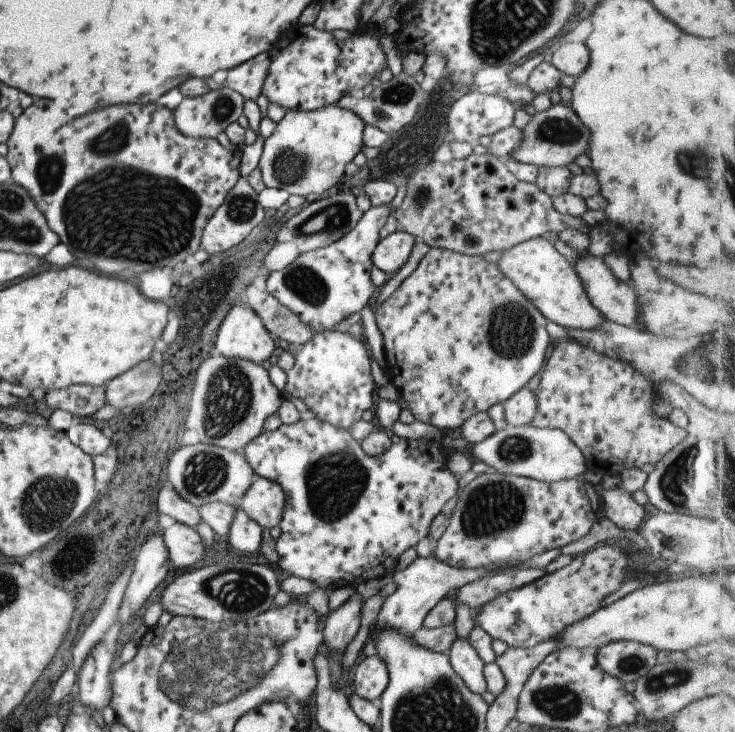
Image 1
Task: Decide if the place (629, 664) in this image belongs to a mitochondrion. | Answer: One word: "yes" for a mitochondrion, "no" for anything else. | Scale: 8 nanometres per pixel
yes

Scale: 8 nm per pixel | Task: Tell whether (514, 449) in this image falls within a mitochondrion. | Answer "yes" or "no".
yes

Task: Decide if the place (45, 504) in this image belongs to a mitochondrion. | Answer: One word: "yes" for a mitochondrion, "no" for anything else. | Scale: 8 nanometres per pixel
yes

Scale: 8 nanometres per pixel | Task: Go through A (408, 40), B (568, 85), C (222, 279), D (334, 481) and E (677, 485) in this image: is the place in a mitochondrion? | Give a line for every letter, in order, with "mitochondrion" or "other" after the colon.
A: other
B: other
C: other
D: mitochondrion
E: mitochondrion

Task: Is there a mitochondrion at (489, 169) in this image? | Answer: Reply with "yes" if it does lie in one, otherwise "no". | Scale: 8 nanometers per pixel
no

